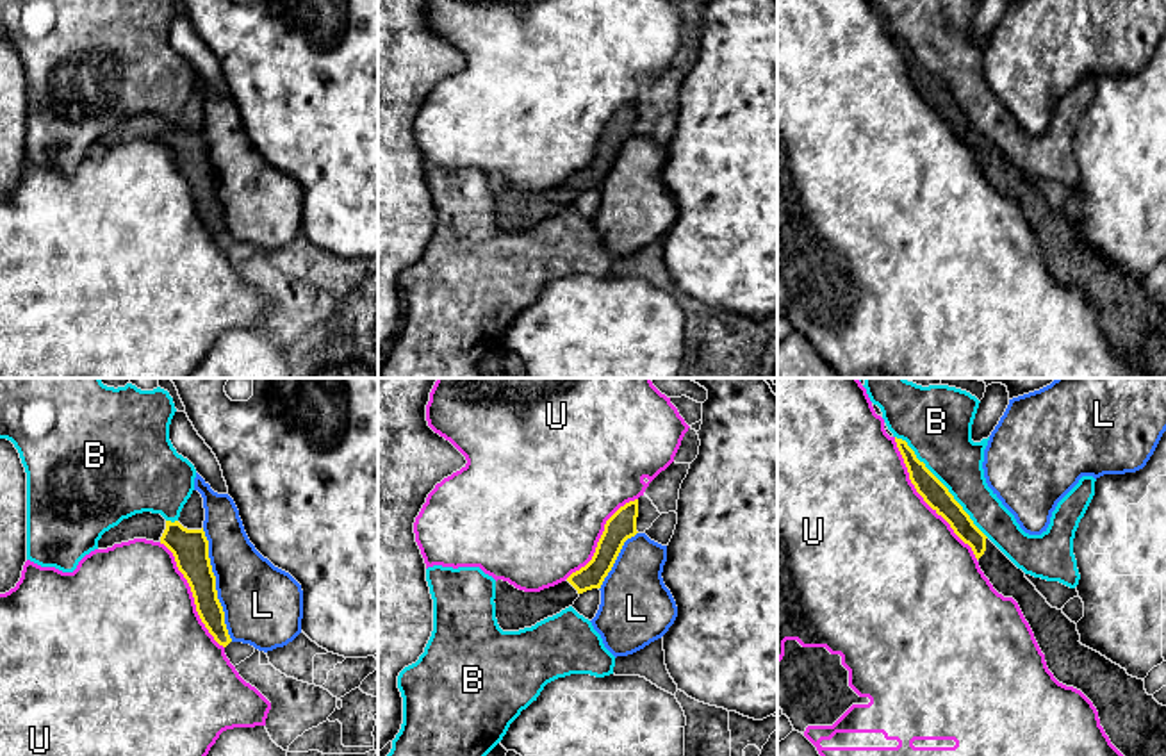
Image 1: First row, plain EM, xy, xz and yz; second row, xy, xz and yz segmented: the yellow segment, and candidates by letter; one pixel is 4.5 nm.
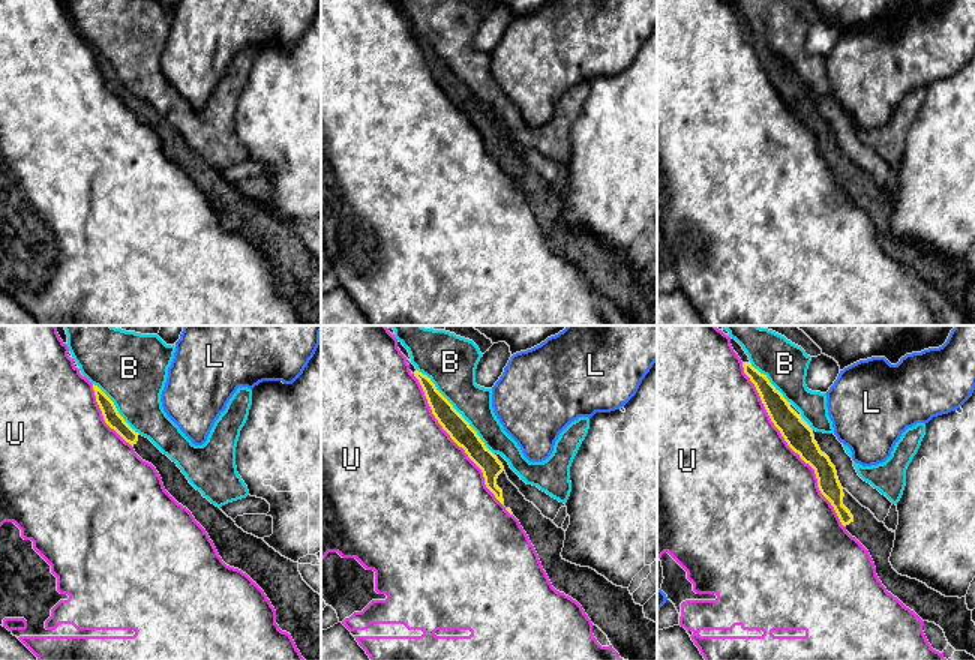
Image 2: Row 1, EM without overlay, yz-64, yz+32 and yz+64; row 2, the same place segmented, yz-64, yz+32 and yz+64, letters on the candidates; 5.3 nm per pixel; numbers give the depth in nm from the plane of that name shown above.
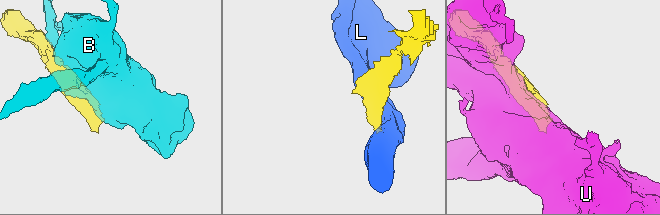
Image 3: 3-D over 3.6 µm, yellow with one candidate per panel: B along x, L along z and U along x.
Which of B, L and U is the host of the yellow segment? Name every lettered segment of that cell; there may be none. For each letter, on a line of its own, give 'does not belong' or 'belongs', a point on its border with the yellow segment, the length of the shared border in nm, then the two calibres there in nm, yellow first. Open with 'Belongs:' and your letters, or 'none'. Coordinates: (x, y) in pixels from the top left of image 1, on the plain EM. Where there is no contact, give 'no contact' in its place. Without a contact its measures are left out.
Belongs: none
B: does not belong | yz (944, 86) | 650 nm | 110/280 nm
L: does not belong | xy (214, 186) | 550 nm | 160/360 nm
U: does not belong | yz (922, 97) | 650 nm | 110/500 nm

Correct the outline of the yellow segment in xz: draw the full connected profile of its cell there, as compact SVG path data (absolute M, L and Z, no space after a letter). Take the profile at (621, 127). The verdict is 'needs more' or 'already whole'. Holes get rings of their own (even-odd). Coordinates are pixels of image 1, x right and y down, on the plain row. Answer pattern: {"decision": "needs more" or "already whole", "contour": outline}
{"decision": "needs more", "contour": "M638 100L620 107L604 125L592 160L565 182L540 193L524 193L508 182L496 182L496 219L503 232L519 232L560 214L587 191L601 189L624 143L635 137Z"}

